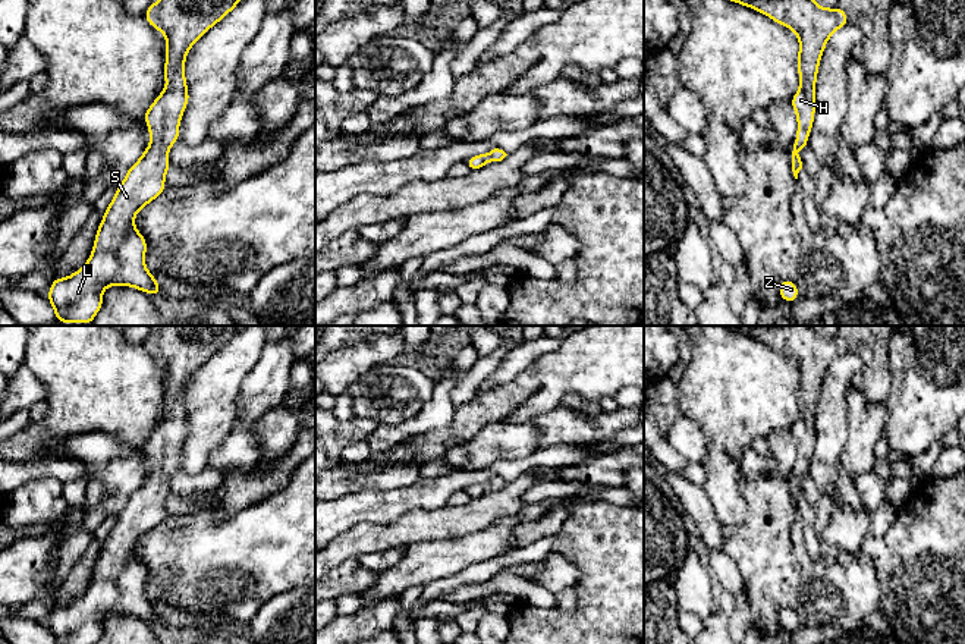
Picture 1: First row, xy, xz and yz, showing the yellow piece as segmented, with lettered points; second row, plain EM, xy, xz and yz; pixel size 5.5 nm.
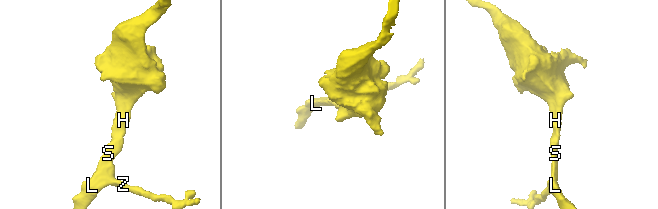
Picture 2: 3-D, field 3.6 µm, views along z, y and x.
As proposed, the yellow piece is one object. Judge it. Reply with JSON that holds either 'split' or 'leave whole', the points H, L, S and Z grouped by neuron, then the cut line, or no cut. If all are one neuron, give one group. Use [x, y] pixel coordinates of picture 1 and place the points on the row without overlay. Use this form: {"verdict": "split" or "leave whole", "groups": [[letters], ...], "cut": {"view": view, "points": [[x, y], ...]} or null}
{"verdict": "leave whole", "groups": [["H", "L", "S", "Z"]], "cut": null}

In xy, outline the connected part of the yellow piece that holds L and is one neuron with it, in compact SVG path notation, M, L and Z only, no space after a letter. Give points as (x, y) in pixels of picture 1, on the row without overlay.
M163 326L157 332L150 332L144 342L145 349L166 365L166 392L164 409L166 418L161 420L150 437L142 443L150 456L151 472L145 477L141 487L126 499L125 509L117 513L117 521L109 535L104 538L104 546L98 555L94 568L94 578L82 597L73 603L59 607L54 606L50 615L47 628L54 637L56 644L97 644L103 635L103 619L106 615L131 615L148 623L163 622L161 613L157 612L154 603L145 597L147 568L135 556L136 541L161 524L166 519L164 505L170 497L167 480L179 469L179 452L183 440L189 431L189 421L185 406L185 390L189 377L217 351L220 351L229 340L232 340L243 326Z

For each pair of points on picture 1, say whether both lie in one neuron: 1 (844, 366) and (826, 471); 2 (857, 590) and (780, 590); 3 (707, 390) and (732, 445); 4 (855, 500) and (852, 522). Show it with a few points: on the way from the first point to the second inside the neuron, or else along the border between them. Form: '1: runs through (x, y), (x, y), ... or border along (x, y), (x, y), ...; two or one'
1: runs through (833, 392), (829, 445); one
2: border along (794, 556), (802, 572), (801, 605); two
3: runs through (720, 404), (731, 414), (731, 432); one
4: border along (839, 502), (864, 511); two

